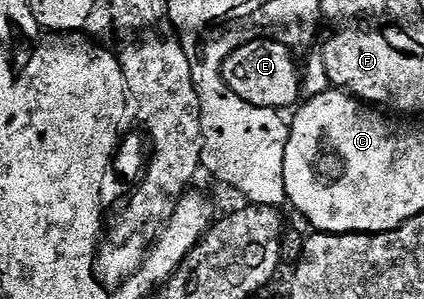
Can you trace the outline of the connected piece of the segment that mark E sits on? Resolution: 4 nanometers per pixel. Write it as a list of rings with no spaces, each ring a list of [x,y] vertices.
[[[253,40],[228,57],[222,67],[222,77],[236,95],[253,100],[254,105],[268,106],[273,110],[293,109],[299,103],[300,93],[300,64],[294,61],[294,56],[295,53],[279,40]]]

